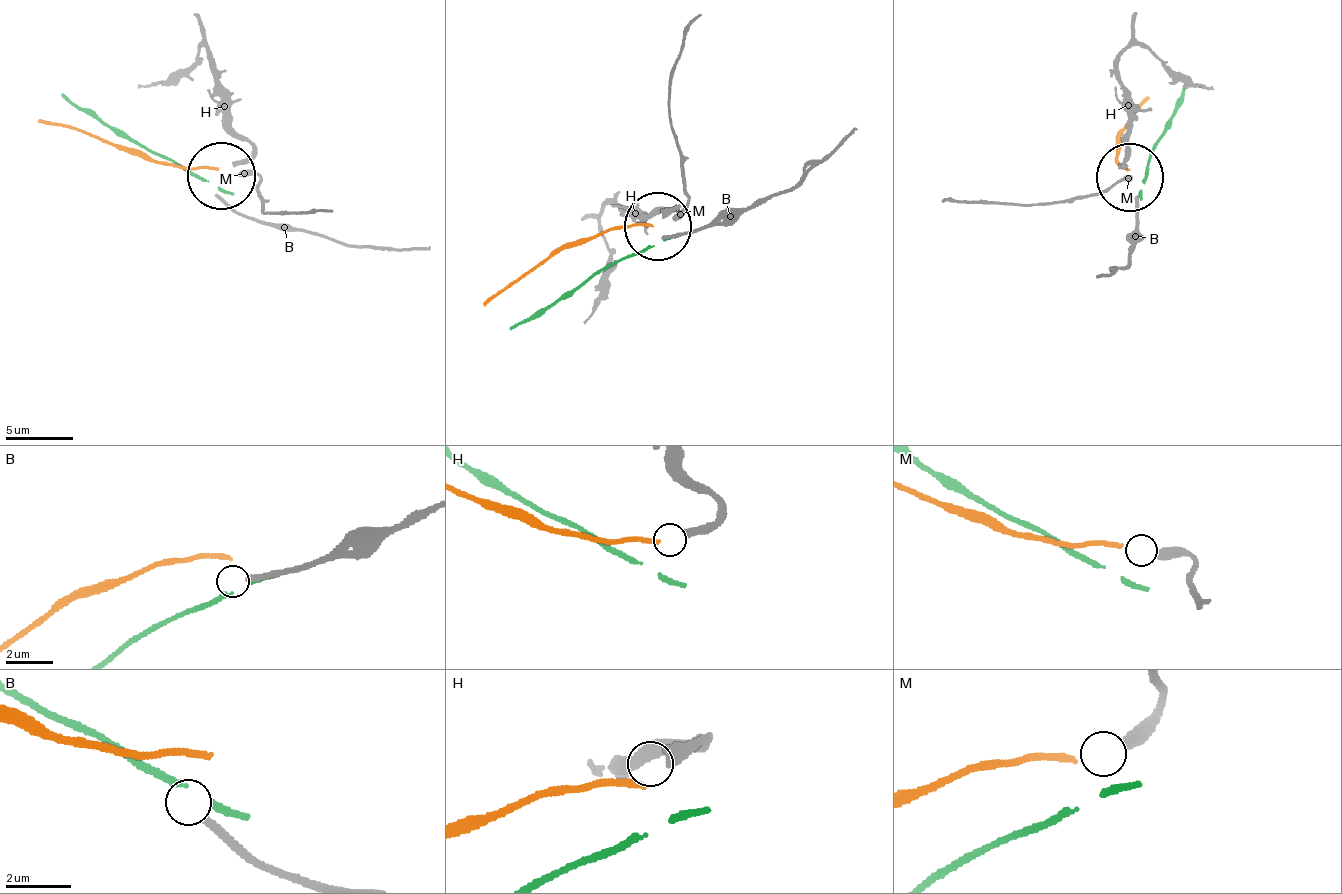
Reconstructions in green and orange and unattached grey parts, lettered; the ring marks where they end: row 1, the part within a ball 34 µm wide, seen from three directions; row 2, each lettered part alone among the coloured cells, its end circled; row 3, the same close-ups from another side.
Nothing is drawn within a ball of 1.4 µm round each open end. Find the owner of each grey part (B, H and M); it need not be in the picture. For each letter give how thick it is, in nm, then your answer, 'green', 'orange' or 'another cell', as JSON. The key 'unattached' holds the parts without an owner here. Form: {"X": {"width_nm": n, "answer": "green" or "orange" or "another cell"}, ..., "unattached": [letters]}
{"B": {"width_nm": 240, "answer": "another cell"}, "H": {"width_nm": 400, "answer": "another cell"}, "M": {"width_nm": 420, "answer": "orange"}, "unattached": ["B", "H"]}

